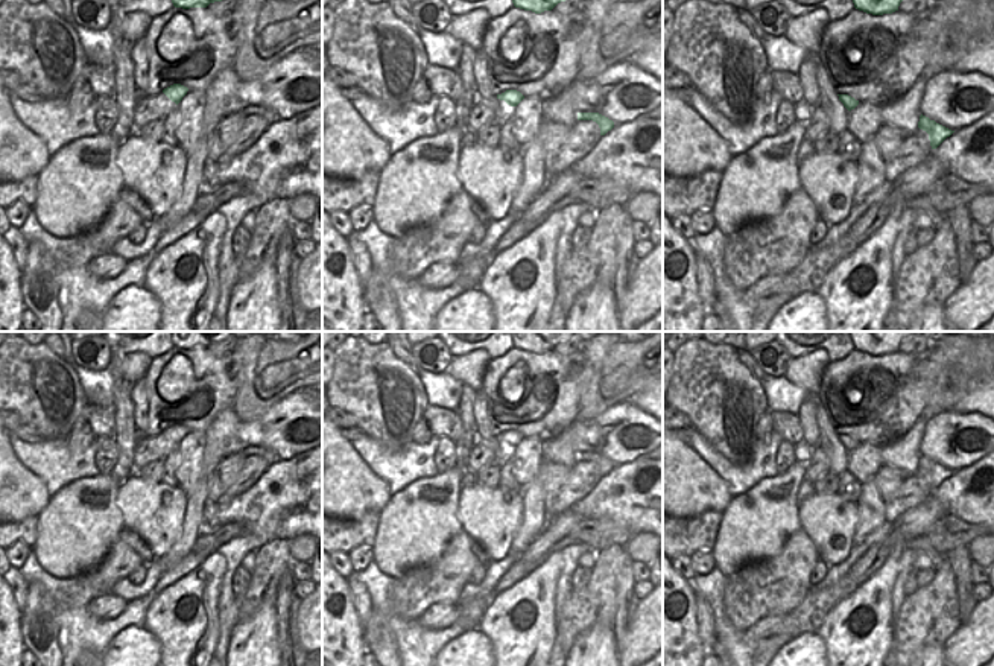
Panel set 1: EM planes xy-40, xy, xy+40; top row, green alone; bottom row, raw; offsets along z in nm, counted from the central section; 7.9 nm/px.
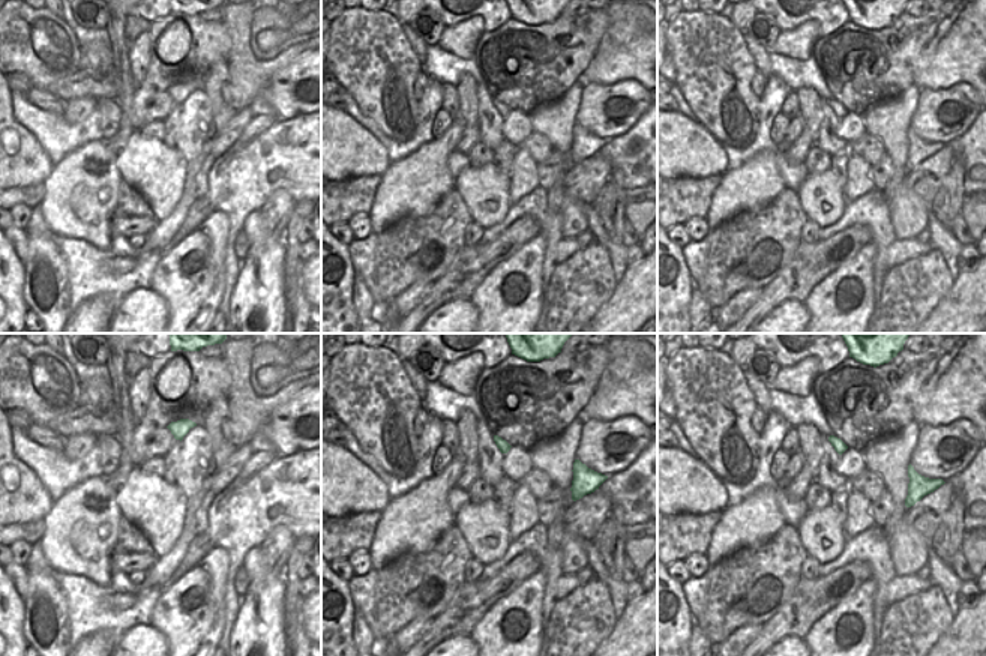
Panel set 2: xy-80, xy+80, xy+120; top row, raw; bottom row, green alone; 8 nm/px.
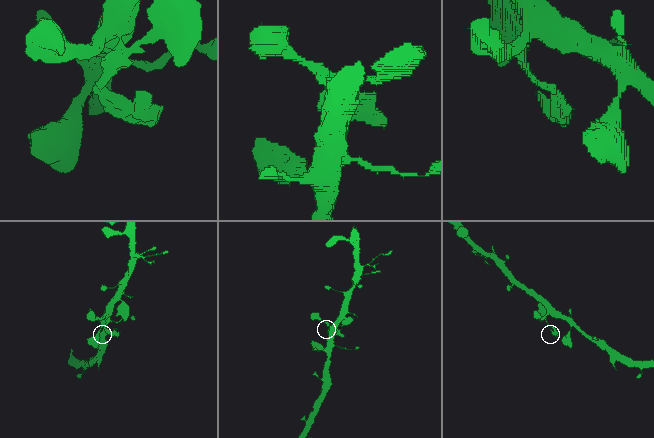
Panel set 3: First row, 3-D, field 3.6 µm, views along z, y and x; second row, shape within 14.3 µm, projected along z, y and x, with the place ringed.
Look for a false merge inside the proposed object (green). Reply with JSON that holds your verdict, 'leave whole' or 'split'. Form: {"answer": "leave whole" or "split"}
{"answer": "leave whole"}

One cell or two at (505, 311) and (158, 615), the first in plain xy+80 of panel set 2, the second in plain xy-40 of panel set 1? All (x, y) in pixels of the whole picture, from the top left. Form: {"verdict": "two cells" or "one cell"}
{"verdict": "one cell"}

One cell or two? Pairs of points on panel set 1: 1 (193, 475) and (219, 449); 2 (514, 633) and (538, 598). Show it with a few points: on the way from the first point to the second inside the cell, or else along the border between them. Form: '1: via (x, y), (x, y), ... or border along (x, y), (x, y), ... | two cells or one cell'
1: border along (205, 432), (205, 459), (213, 466) | two cells
2: via (526, 631), (535, 624), (538, 610) | one cell

